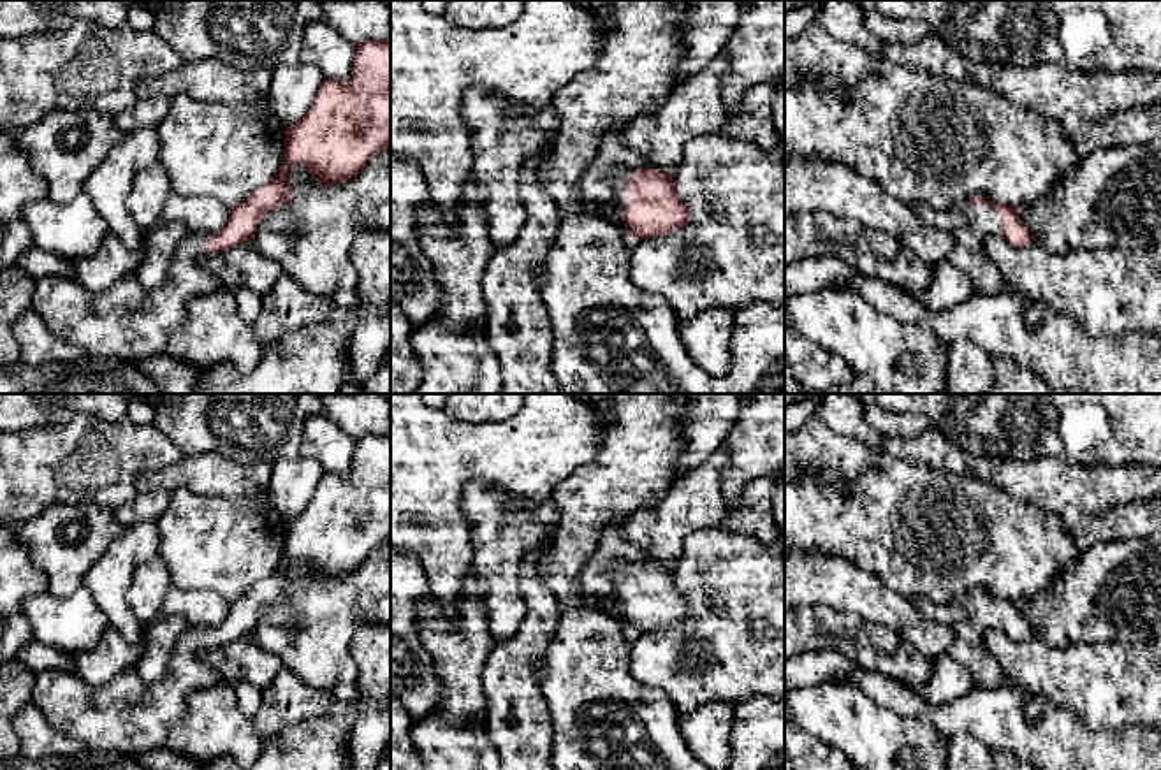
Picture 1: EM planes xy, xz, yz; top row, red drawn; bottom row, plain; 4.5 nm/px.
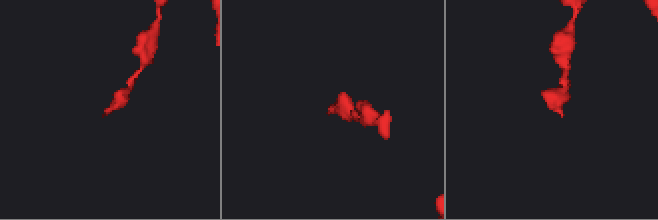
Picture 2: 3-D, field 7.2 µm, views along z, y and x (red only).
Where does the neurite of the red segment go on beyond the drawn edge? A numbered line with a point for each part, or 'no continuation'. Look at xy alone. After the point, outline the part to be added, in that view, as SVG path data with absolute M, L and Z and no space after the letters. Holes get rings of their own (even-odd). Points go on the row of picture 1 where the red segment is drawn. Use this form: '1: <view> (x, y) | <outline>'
1: xy (127, 320) | M186 234L176 251L178 262L169 269L160 288L144 288L135 272L120 278L100 294L83 288L74 280L42 278L35 281L32 309L55 336L76 345L86 355L137 360L164 353L169 334L186 318L186 304L197 295L208 295L223 287L204 265L208 241L208 234Z

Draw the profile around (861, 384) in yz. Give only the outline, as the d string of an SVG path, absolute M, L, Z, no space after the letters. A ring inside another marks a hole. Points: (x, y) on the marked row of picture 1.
M855 374L851 381L836 387L825 394L876 394L874 383L865 374Z

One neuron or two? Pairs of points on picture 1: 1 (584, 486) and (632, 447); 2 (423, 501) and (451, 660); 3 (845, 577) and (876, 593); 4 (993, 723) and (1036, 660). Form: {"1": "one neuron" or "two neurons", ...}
{"1": "one neuron", "2": "two neurons", "3": "one neuron", "4": "two neurons"}

